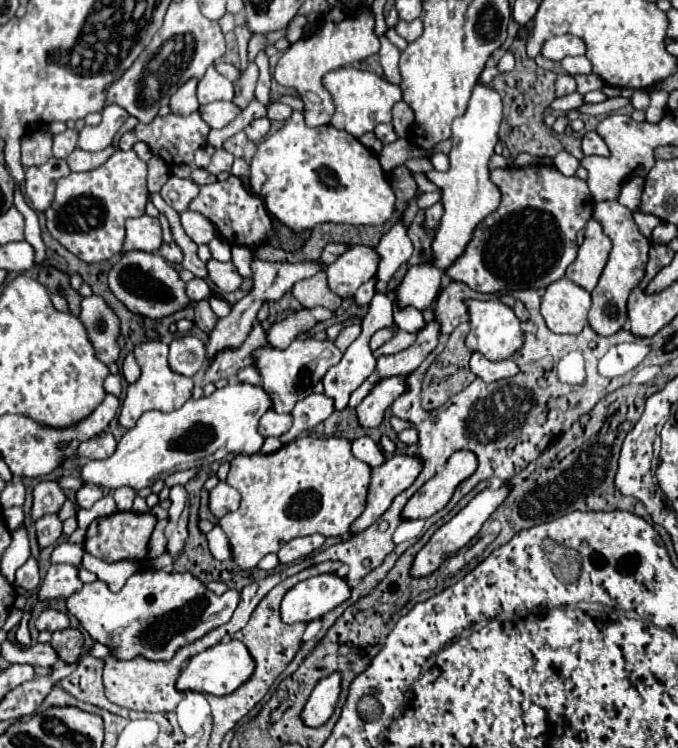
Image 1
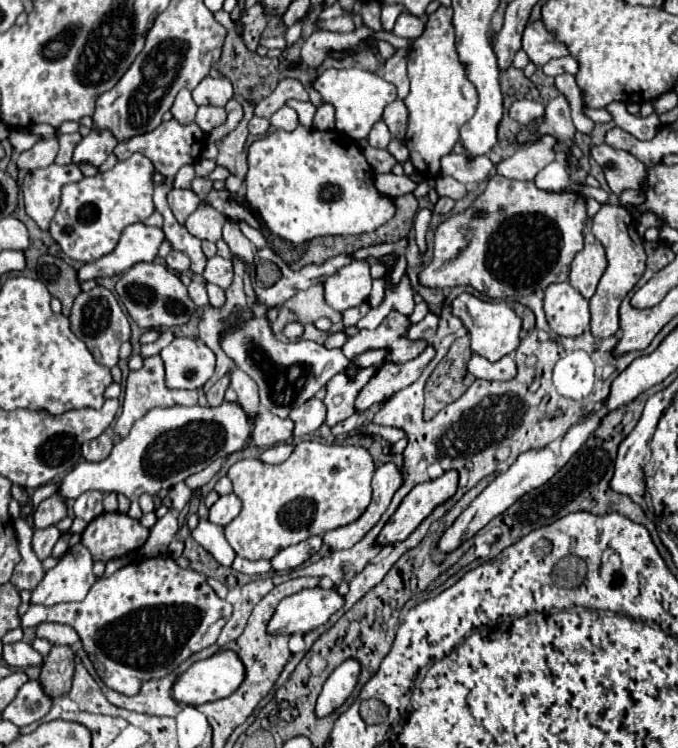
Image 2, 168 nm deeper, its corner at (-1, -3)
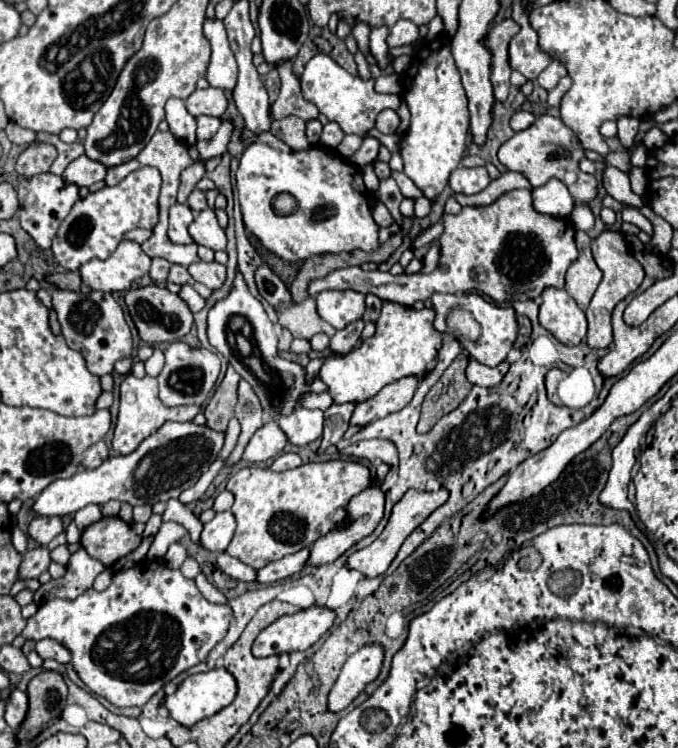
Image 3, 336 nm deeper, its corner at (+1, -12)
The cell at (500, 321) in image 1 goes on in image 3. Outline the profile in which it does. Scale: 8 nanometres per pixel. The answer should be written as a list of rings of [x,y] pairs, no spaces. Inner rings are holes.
[[[471,292],[471,294],[433,294],[431,302],[433,302],[433,310],[435,310],[435,330],[441,332],[441,334],[447,332],[447,314],[453,308],[469,310],[475,316],[475,320],[481,324],[479,340],[467,340],[467,338],[459,336],[459,342],[465,346],[465,350],[469,352],[469,356],[473,360],[477,360],[481,364],[487,364],[487,366],[497,366],[507,358],[507,354],[509,354],[509,350],[511,350],[518,334],[518,323],[515,320],[515,310],[513,308],[493,306],[493,304],[485,302],[481,296],[477,296],[475,292]]]

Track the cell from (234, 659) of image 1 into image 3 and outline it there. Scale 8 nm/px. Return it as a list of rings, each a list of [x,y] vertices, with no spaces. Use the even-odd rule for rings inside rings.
[[[213,668],[209,672],[199,672],[199,674],[185,678],[179,684],[179,688],[171,696],[165,698],[165,708],[169,710],[171,718],[175,718],[179,724],[193,726],[195,722],[199,722],[207,716],[213,716],[221,708],[229,706],[233,702],[235,694],[237,694],[237,682],[235,682],[233,674],[225,668]]]

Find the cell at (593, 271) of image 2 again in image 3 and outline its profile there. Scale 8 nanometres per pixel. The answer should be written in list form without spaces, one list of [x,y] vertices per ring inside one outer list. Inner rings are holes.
[[[579,230],[575,234],[577,240],[577,248],[579,248],[579,258],[569,266],[567,270],[567,282],[565,282],[565,290],[575,298],[577,306],[581,310],[587,310],[603,272],[599,270],[599,266],[593,260],[591,254],[591,238]]]

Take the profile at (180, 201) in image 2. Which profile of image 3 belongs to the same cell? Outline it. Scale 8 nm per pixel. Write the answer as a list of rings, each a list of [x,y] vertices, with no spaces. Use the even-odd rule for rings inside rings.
[[[173,204],[169,208],[169,238],[175,244],[189,244],[187,226],[193,222],[193,210],[187,204]]]

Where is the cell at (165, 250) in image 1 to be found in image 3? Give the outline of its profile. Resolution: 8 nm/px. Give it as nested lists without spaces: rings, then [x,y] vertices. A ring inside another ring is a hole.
[[[171,264],[167,282],[175,282],[175,284],[191,284],[193,278],[191,278],[191,274],[187,272],[185,266],[181,266],[181,264]]]

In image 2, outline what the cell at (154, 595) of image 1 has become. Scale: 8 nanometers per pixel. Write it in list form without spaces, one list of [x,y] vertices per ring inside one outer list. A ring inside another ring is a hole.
[[[149,557],[121,567],[107,579],[99,579],[79,603],[57,603],[53,607],[31,605],[21,617],[21,625],[23,629],[37,627],[47,621],[71,625],[77,631],[89,659],[99,663],[105,671],[101,681],[121,695],[137,695],[141,683],[169,675],[193,653],[213,645],[223,625],[229,621],[233,607],[225,599],[217,597],[205,579],[207,577],[197,571],[181,569],[171,557]]]

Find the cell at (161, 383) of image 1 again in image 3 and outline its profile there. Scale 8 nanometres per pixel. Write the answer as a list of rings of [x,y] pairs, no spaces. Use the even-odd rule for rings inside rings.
[[[127,374],[127,378],[121,382],[121,406],[119,406],[119,416],[117,416],[115,434],[113,434],[113,450],[117,454],[129,454],[141,444],[143,438],[153,434],[163,422],[167,422],[167,420],[187,422],[187,420],[193,420],[197,412],[199,412],[197,406],[169,408],[169,406],[161,404],[161,400],[157,396],[157,380],[155,378],[145,376],[139,380],[133,374]]]

